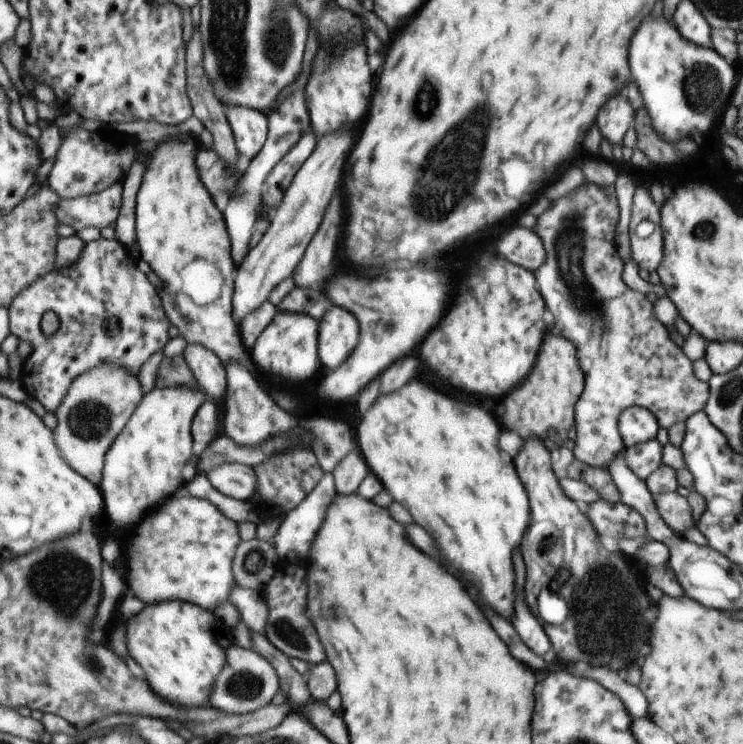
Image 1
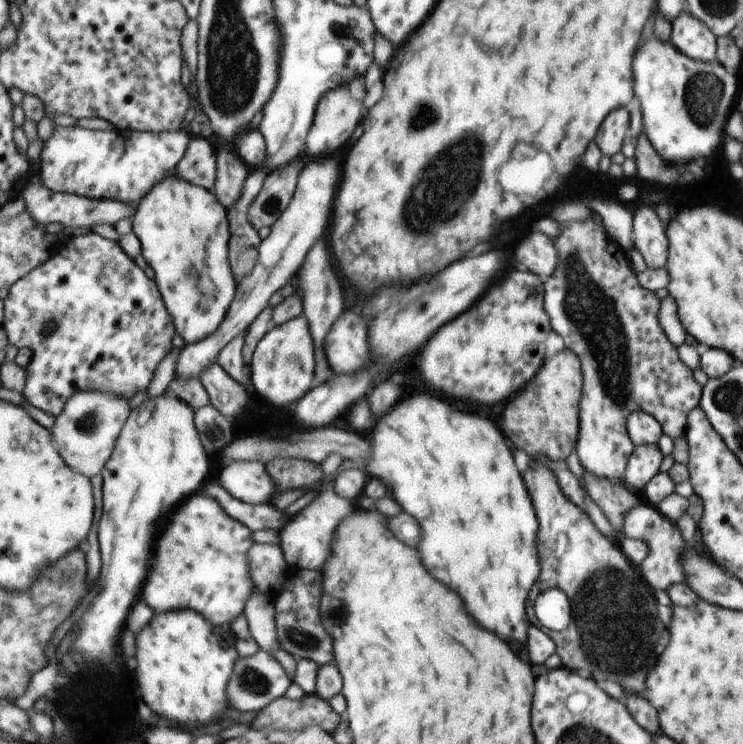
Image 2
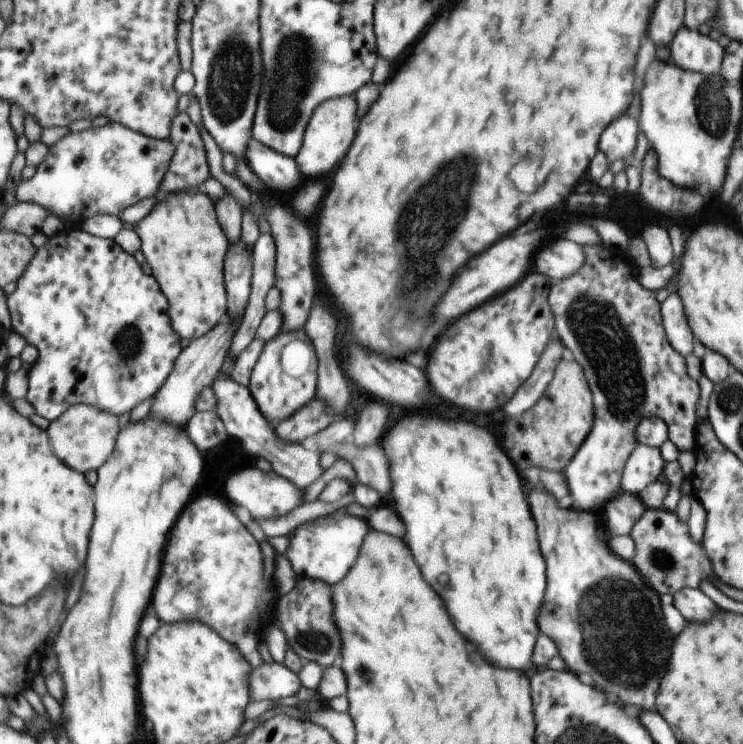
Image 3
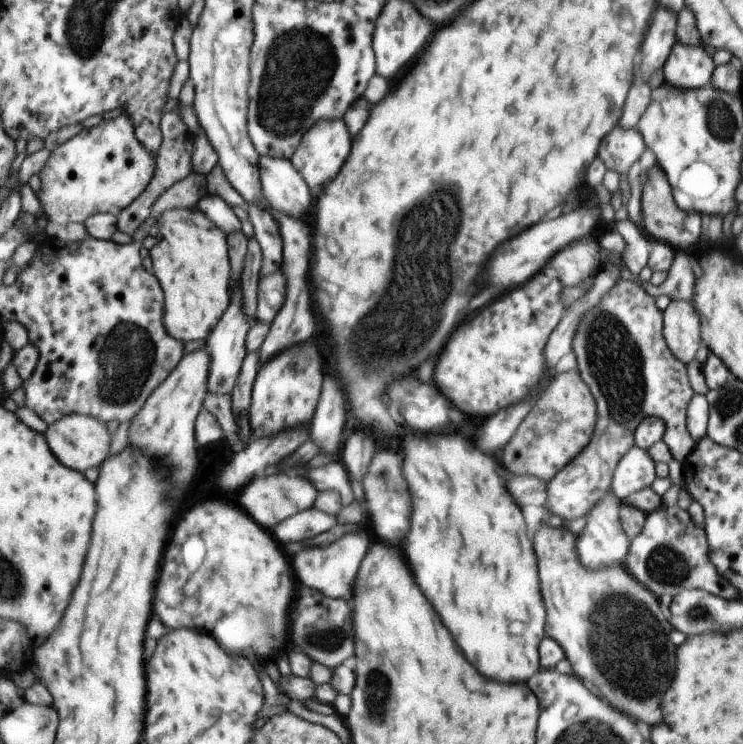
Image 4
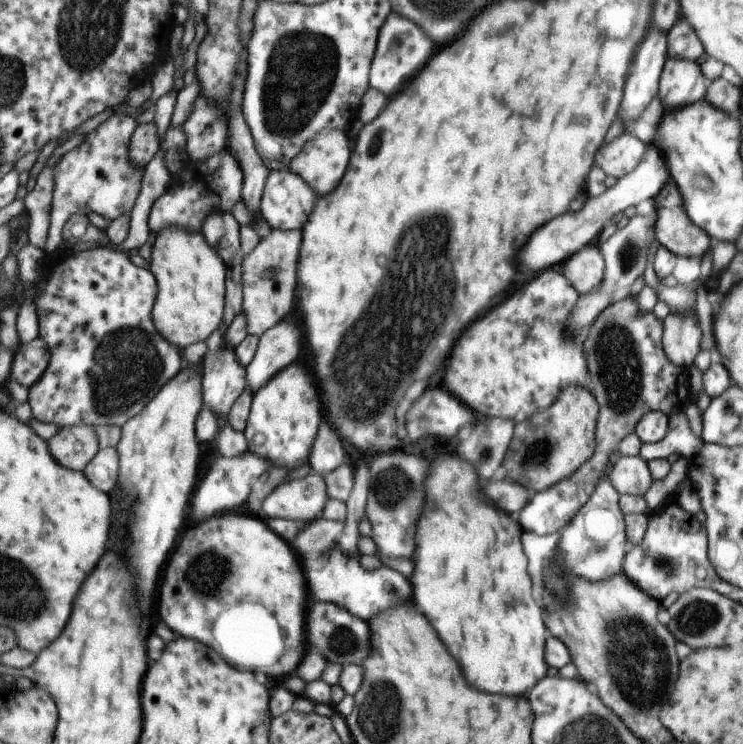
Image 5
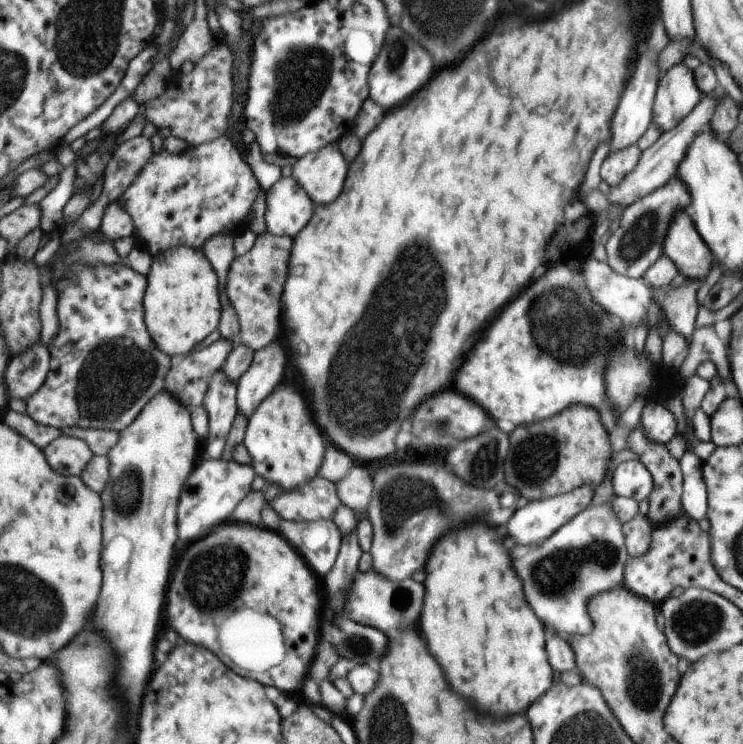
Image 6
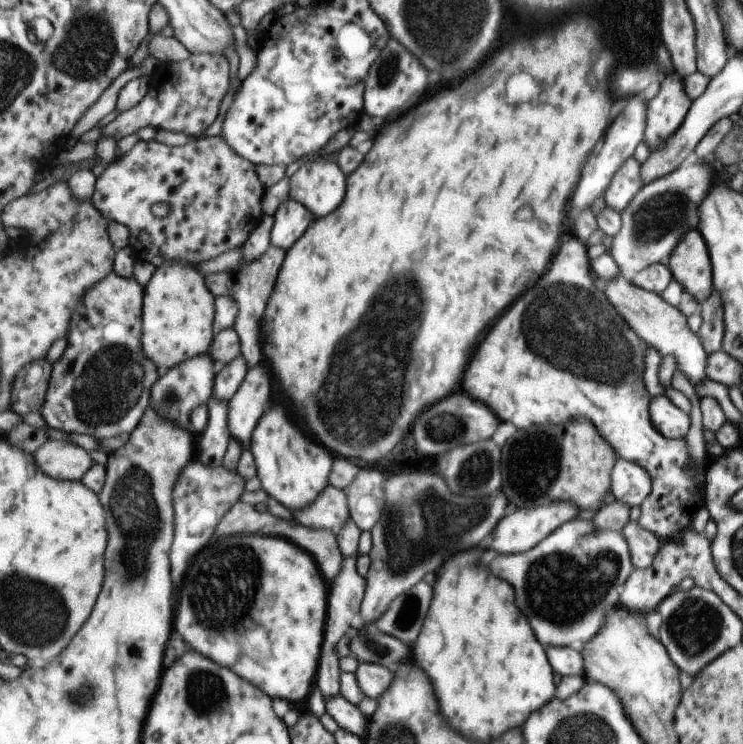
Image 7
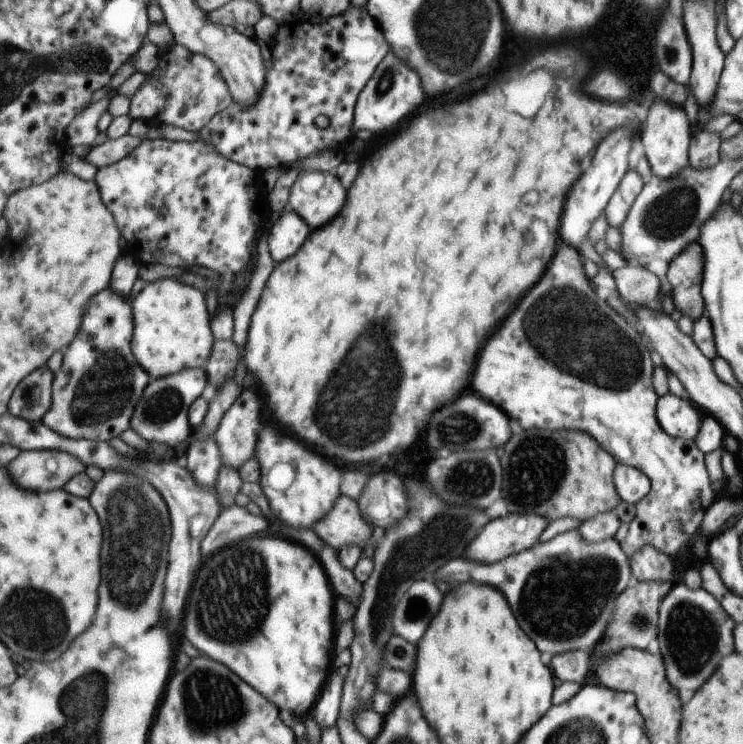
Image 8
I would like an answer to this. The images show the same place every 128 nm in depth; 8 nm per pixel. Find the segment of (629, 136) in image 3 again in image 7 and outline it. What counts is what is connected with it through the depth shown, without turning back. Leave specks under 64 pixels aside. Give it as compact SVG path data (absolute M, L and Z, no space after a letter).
M635 157L627 158L613 176L605 194L609 207L622 212L632 197L644 186L640 178L641 164Z

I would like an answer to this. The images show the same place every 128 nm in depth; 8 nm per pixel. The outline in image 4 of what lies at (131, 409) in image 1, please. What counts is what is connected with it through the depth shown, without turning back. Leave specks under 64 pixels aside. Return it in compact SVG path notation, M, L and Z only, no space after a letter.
M74 413L49 425L46 432L54 454L66 466L86 473L87 470L100 467L113 452L113 432L106 421L88 415Z

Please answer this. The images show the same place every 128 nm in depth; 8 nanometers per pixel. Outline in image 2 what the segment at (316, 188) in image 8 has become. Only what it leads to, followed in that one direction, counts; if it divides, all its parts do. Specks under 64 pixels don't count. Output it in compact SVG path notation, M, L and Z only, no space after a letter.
M354 78L350 80L348 84L341 84L329 90L328 93L320 100L320 104L317 106L316 118L314 118L313 126L309 130L309 136L307 138L306 150L310 156L318 158L318 156L326 156L326 154L332 154L336 150L340 150L348 138L352 136L352 132L358 128L360 120L362 120L362 106L364 106L364 78Z

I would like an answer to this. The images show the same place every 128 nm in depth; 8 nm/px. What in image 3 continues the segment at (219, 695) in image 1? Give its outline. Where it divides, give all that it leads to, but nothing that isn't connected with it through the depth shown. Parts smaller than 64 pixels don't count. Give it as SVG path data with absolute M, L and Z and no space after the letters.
M266 661L251 670L249 685L251 700L280 700L286 696L294 696L301 687L301 679L294 671L278 661Z

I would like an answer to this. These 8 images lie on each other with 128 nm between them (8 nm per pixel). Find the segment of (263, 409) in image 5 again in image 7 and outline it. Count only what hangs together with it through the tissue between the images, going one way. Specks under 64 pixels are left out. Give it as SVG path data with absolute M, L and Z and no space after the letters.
M275 401L260 419L252 435L251 449L255 454L262 488L290 511L306 508L330 486L328 475L332 468L330 454L310 440L310 430L302 430L288 418L286 408Z

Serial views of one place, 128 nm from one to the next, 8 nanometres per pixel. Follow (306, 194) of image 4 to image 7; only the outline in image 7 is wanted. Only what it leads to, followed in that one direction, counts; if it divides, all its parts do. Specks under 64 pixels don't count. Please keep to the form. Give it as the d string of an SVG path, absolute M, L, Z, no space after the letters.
M291 197L280 204L271 234L273 244L289 250L312 222L312 212Z

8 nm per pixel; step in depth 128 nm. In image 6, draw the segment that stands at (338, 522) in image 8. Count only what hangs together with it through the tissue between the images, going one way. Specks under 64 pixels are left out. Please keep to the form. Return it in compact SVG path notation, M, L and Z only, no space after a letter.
M319 474L291 491L283 491L272 504L286 521L308 522L332 519L342 502L337 485Z

